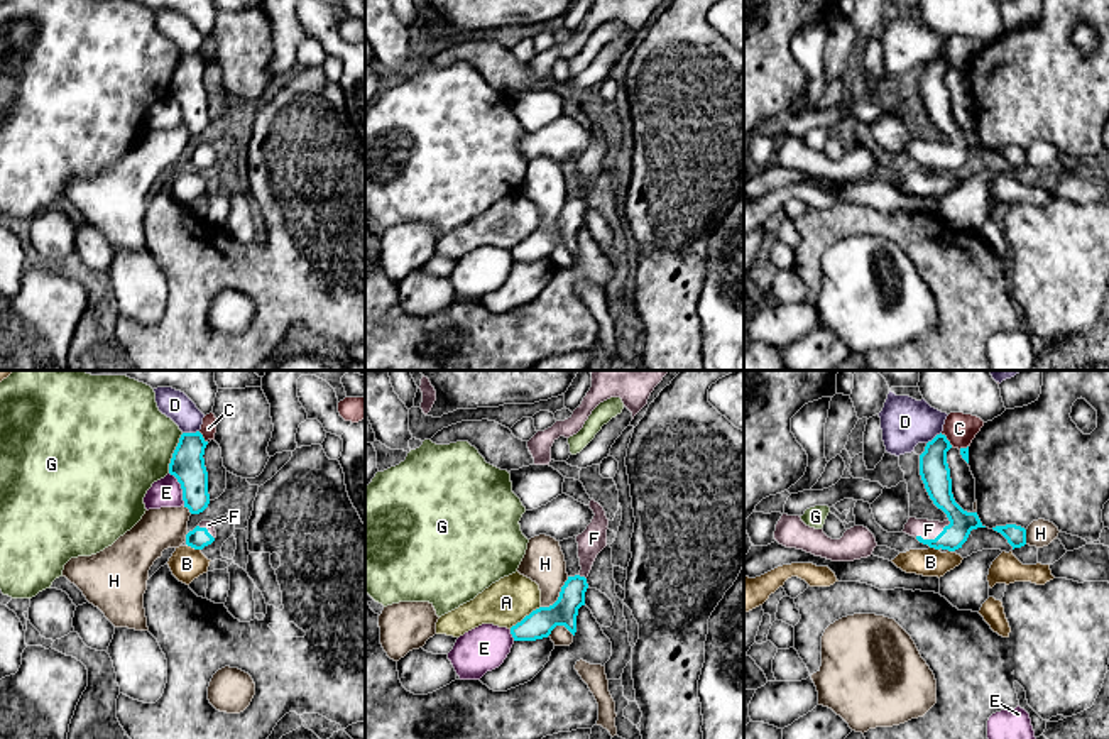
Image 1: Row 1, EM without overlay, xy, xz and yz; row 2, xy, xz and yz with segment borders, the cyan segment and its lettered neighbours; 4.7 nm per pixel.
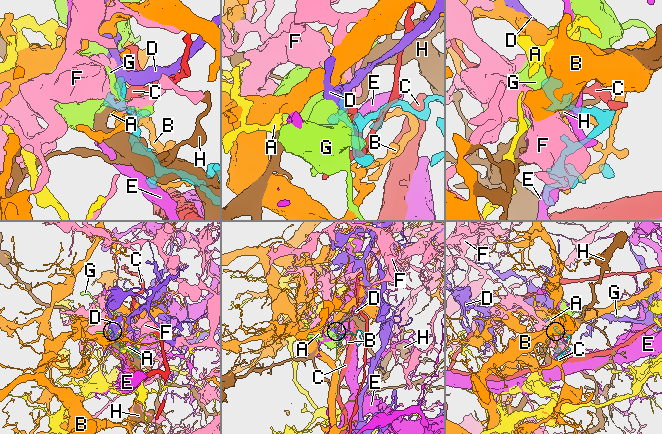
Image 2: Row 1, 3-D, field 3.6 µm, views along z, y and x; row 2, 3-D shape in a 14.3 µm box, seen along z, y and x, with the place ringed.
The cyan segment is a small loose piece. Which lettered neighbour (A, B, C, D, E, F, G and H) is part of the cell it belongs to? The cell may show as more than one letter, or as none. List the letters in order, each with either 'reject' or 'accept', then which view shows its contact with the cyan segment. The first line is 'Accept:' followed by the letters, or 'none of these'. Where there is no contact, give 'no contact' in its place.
Accept: F
A: reject; meets cyan in xz
B: reject; meets cyan in xy
C: reject; meets cyan in yz
D: reject; meets cyan in xy
E: reject; meets cyan in xy
F: accept; meets cyan in yz
G: reject; meets cyan in xy
H: reject; meets cyan in xz

